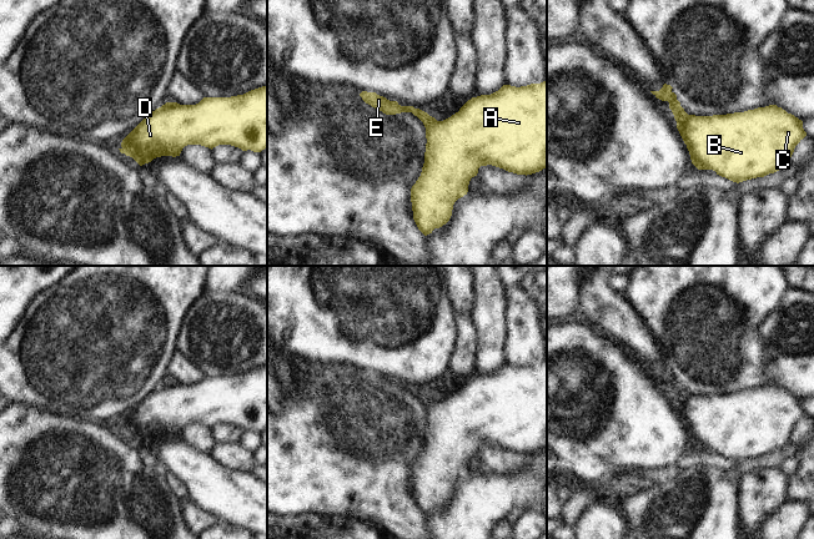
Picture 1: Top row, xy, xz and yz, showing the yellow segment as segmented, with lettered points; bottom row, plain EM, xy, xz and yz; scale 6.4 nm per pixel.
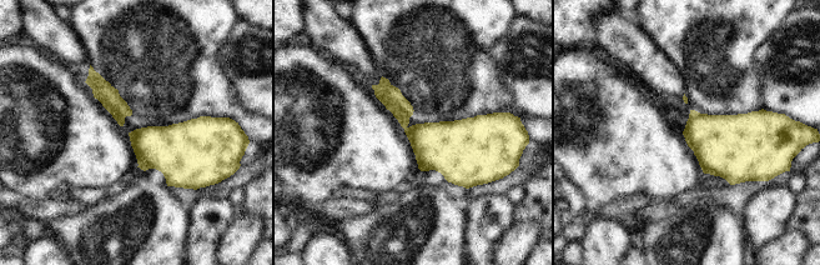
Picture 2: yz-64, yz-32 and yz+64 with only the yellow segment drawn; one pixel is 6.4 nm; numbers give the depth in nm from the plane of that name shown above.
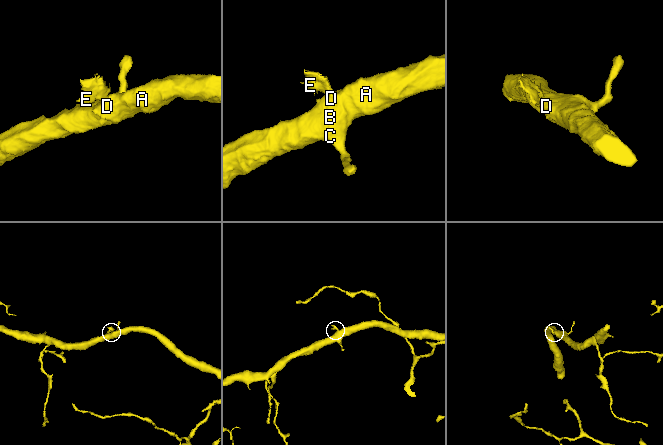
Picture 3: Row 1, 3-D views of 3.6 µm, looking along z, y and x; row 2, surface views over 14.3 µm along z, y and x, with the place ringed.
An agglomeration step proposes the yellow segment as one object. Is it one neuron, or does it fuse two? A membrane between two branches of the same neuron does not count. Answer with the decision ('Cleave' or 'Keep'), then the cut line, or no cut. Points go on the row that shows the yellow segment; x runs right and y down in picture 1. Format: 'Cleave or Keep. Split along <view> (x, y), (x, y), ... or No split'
Cleave. Split along xz (431, 116), (426, 129)

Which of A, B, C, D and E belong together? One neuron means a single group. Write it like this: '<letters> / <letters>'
A B C D / E

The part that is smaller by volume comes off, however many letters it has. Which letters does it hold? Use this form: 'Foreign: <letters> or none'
Foreign: E

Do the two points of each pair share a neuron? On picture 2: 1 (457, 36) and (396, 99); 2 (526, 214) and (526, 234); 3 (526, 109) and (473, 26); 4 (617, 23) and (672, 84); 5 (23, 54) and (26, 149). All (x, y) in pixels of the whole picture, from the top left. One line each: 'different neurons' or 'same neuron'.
1: same neuron
2: different neurons
3: different neurons
4: same neuron
5: same neuron

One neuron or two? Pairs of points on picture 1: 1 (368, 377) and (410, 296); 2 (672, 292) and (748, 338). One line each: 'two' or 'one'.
1: two
2: one

